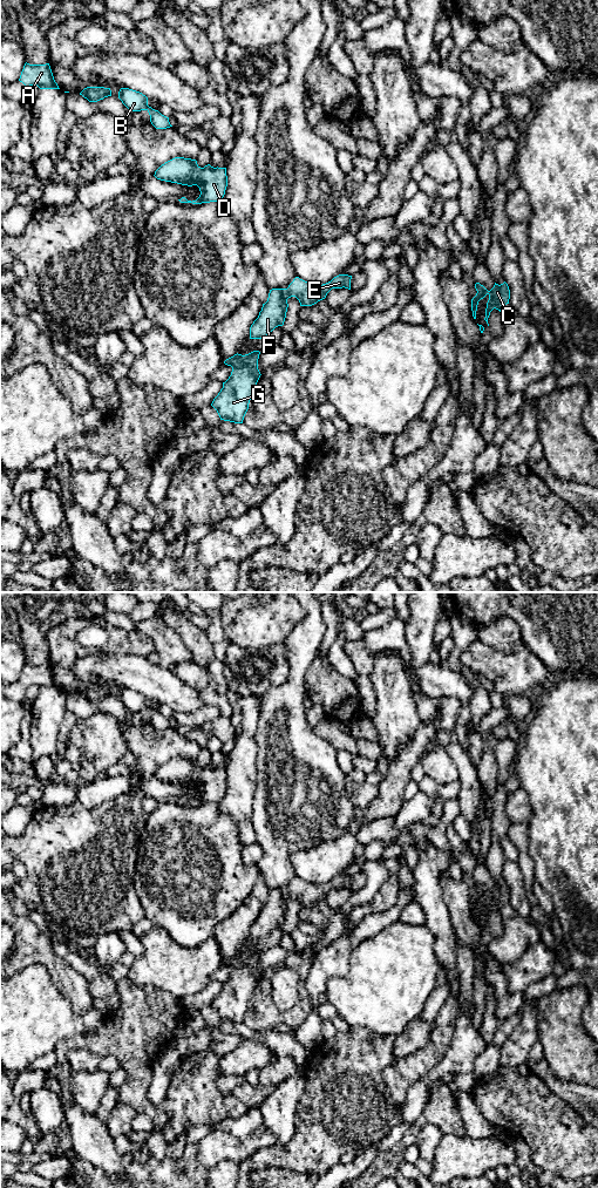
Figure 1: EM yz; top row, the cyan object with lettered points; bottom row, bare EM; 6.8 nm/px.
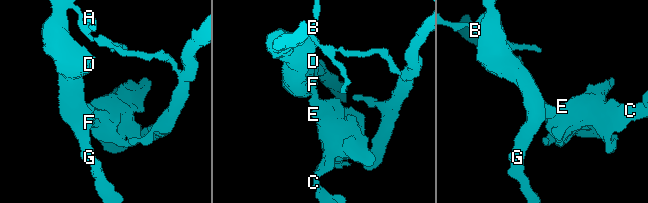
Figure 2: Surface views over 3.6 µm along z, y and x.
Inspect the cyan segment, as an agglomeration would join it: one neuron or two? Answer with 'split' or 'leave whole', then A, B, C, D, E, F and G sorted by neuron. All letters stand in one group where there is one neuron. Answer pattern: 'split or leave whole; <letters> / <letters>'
split; A B D F G / C E

